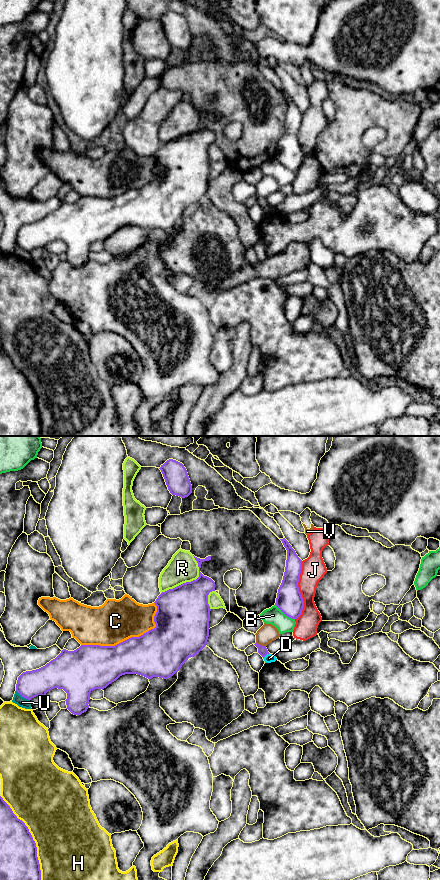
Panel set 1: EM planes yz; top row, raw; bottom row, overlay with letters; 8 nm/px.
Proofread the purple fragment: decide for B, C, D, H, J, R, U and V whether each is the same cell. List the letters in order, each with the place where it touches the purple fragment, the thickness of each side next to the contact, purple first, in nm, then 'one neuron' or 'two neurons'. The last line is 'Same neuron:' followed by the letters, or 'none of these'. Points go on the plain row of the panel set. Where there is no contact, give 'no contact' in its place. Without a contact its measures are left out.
B: yz (285, 166) | 220/140 nm | two neurons
C: yz (129, 190) | 380/340 nm | two neurons
D: yz (266, 206) | 80/70 nm | two neurons
H: yz (32, 391) | 320/480 nm | two neurons
J: yz (298, 142) | 220/190 nm | two neurons
R: yz (191, 133) | 400/240 nm | two neurons
U: yz (23, 248) | 220/80 nm | two neurons
V: yz (261, 197) | 80/150 nm | two neurons
Same neuron: none of these

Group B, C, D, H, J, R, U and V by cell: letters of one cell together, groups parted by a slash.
B / C / D R / H / J / U / V

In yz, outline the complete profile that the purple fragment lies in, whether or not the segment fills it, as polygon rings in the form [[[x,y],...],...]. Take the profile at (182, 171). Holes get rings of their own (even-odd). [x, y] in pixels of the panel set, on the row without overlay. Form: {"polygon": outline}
{"polygon": [[[195,109],[199,119],[199,129],[173,141],[162,144],[156,153],[154,168],[156,179],[139,189],[131,189],[115,198],[81,197],[74,203],[63,201],[45,218],[23,224],[17,232],[16,243],[31,252],[45,248],[54,240],[67,245],[66,257],[74,267],[81,267],[89,260],[90,245],[104,241],[120,228],[137,226],[148,231],[159,229],[168,231],[180,222],[189,209],[197,207],[207,196],[209,189],[210,158],[208,147],[215,143],[215,134],[200,124],[201,116],[211,112]]]}

